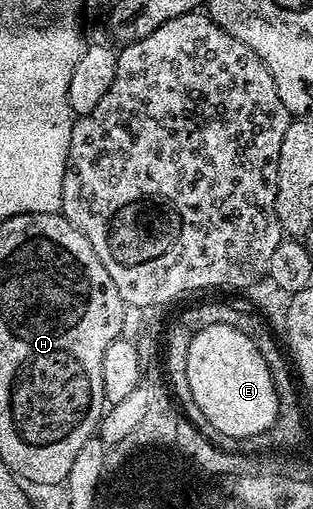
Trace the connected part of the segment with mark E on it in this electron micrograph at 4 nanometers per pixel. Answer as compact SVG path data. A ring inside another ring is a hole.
M208 324L208 328L203 330L195 330L192 336L192 344L188 344L188 385L192 388L192 396L196 400L196 404L200 404L200 412L204 412L204 416L208 416L208 424L213 424L215 428L220 428L220 432L225 432L233 438L258 438L267 432L270 432L274 426L274 421L278 416L277 392L274 387L274 380L270 375L268 364L264 362L264 357L258 351L258 346L244 332L240 332L236 328L228 324Z

